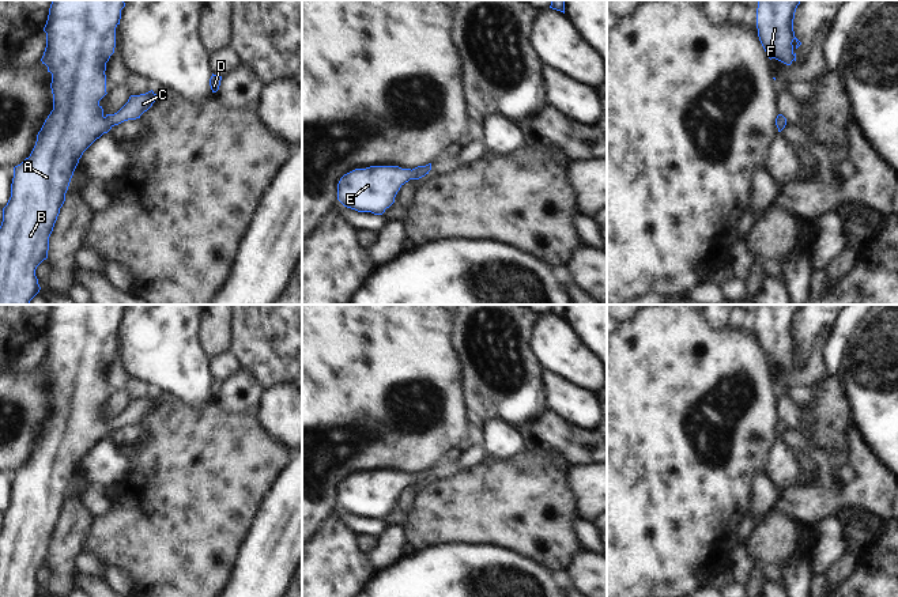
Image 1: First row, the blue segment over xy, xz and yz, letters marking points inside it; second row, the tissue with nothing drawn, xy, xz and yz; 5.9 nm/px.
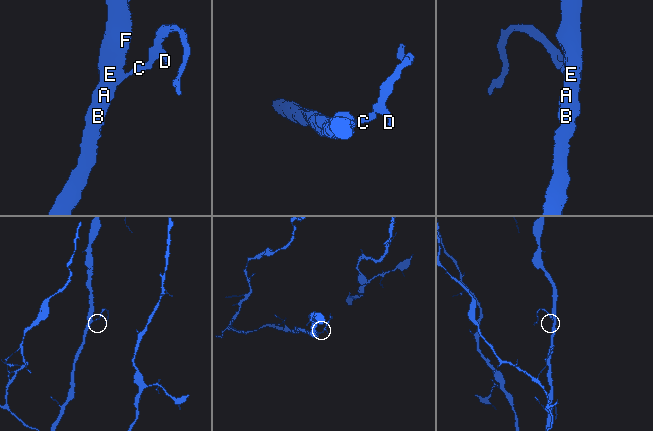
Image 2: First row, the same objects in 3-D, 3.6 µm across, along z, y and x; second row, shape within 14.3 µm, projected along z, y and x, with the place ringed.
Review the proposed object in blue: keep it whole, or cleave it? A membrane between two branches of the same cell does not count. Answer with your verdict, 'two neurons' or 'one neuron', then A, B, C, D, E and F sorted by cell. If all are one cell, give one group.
one neuron; A B C D E F

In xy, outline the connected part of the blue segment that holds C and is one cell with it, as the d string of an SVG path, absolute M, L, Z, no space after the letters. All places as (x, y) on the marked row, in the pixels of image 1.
M52 0L41 61L52 73L53 110L30 156L14 167L11 197L3 208L0 226L0 305L29 305L39 292L35 269L48 258L49 237L83 152L114 125L140 118L158 98L152 90L131 95L117 113L106 116L99 105L107 94L106 63L114 53L116 27L124 7L124 0Z

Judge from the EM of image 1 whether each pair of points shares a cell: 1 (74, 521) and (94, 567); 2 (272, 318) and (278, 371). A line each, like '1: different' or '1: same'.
1: different
2: same

